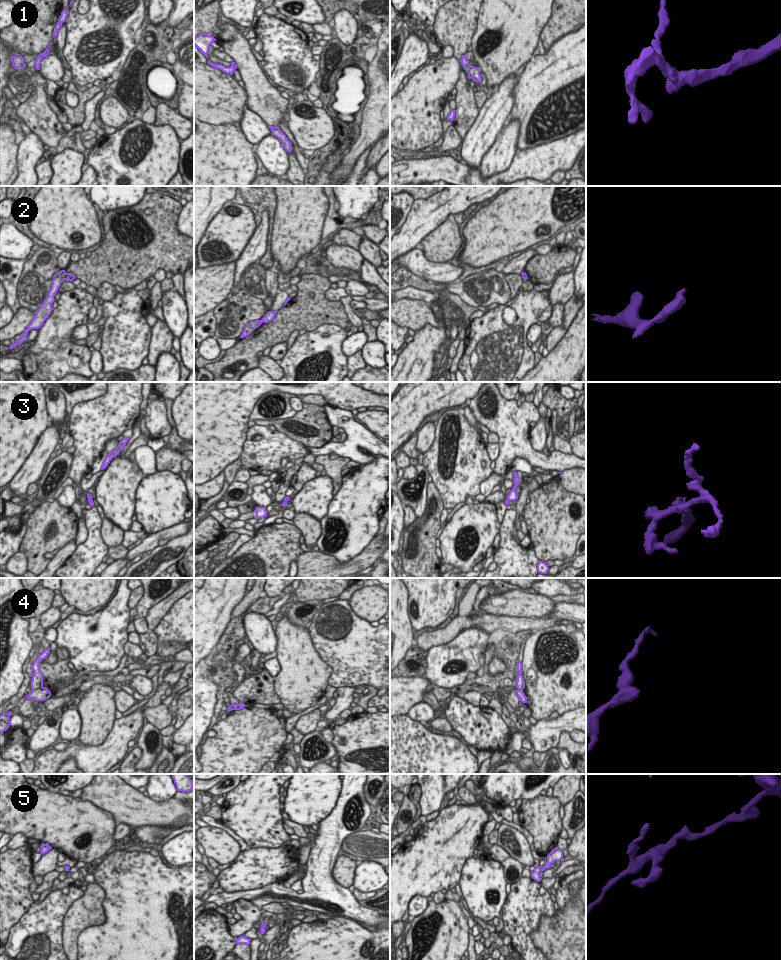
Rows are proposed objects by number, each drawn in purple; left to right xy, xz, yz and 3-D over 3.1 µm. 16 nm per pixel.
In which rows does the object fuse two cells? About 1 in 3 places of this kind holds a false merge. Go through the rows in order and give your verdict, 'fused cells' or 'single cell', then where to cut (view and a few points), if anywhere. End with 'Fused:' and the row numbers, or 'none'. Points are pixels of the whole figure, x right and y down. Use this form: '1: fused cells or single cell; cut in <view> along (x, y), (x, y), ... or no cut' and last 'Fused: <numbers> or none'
1: single cell; no cut
2: fused cells; cut in xy along (65, 273), (66, 279)
3: fused cells; cut in xy along (91, 498), (88, 500)
4: fused cells; cut in xy along (42, 685), (32, 690)
5: single cell; no cut
Fused: 2, 3, 4

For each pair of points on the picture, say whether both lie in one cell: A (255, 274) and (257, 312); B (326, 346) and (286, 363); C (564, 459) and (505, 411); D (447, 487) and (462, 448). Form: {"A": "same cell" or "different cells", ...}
{"A": "different cells", "B": "same cell", "C": "same cell", "D": "same cell"}

